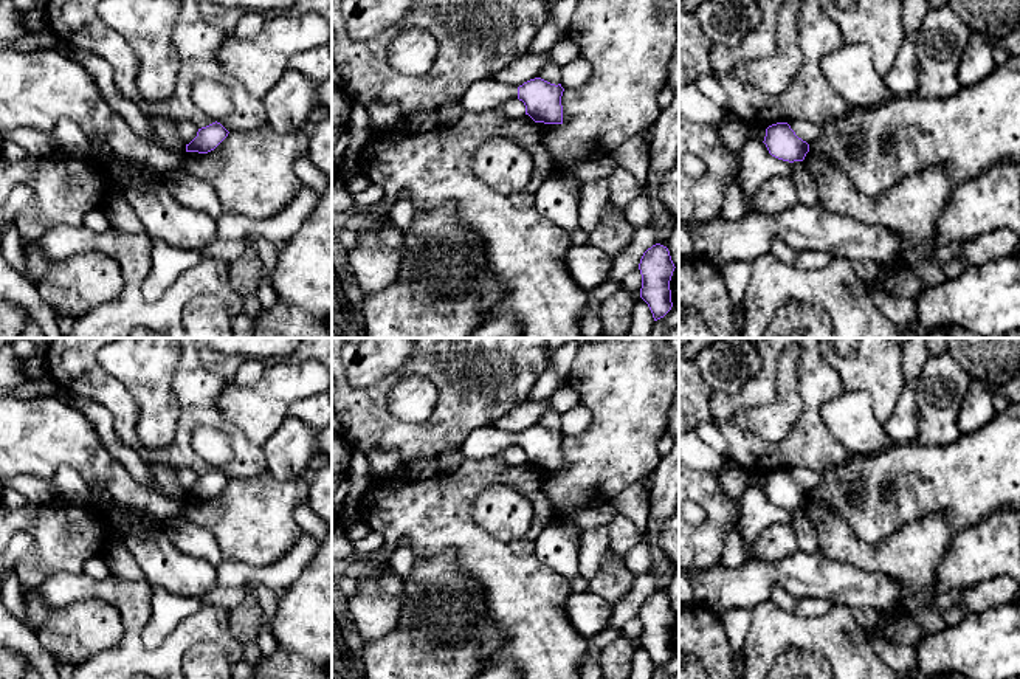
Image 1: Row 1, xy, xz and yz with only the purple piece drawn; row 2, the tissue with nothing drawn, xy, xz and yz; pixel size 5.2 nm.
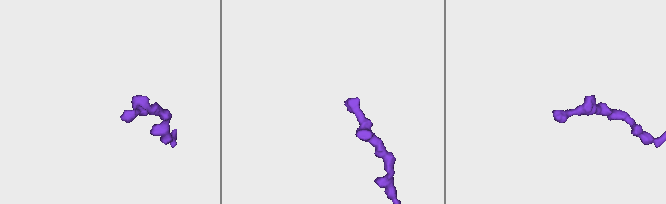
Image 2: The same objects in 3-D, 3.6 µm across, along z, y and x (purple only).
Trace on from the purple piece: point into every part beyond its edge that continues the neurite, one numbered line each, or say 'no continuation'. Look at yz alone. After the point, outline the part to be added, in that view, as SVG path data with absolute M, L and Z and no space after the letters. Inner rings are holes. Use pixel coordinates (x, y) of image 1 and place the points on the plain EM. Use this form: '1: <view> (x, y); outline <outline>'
no continuation

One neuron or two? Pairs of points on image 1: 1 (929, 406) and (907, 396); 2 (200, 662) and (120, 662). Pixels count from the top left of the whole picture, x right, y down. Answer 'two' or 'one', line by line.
1: two
2: two

